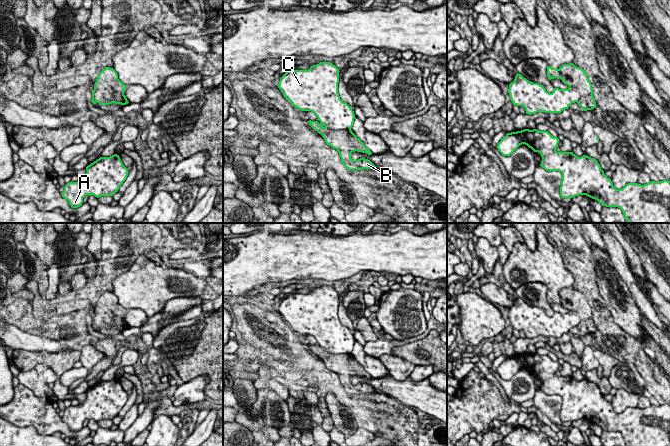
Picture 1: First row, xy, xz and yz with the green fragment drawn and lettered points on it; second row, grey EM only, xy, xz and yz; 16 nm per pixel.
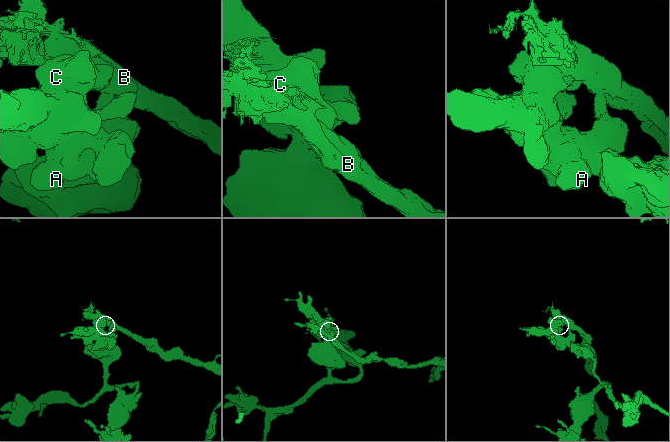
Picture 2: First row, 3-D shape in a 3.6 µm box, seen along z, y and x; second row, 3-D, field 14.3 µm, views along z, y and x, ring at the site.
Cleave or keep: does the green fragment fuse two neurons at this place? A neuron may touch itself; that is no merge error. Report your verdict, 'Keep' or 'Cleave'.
Cleave

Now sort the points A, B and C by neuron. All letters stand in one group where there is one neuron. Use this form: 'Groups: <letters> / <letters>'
Groups: A C / B

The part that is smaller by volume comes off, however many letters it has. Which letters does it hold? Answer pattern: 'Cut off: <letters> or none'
Cut off: B

